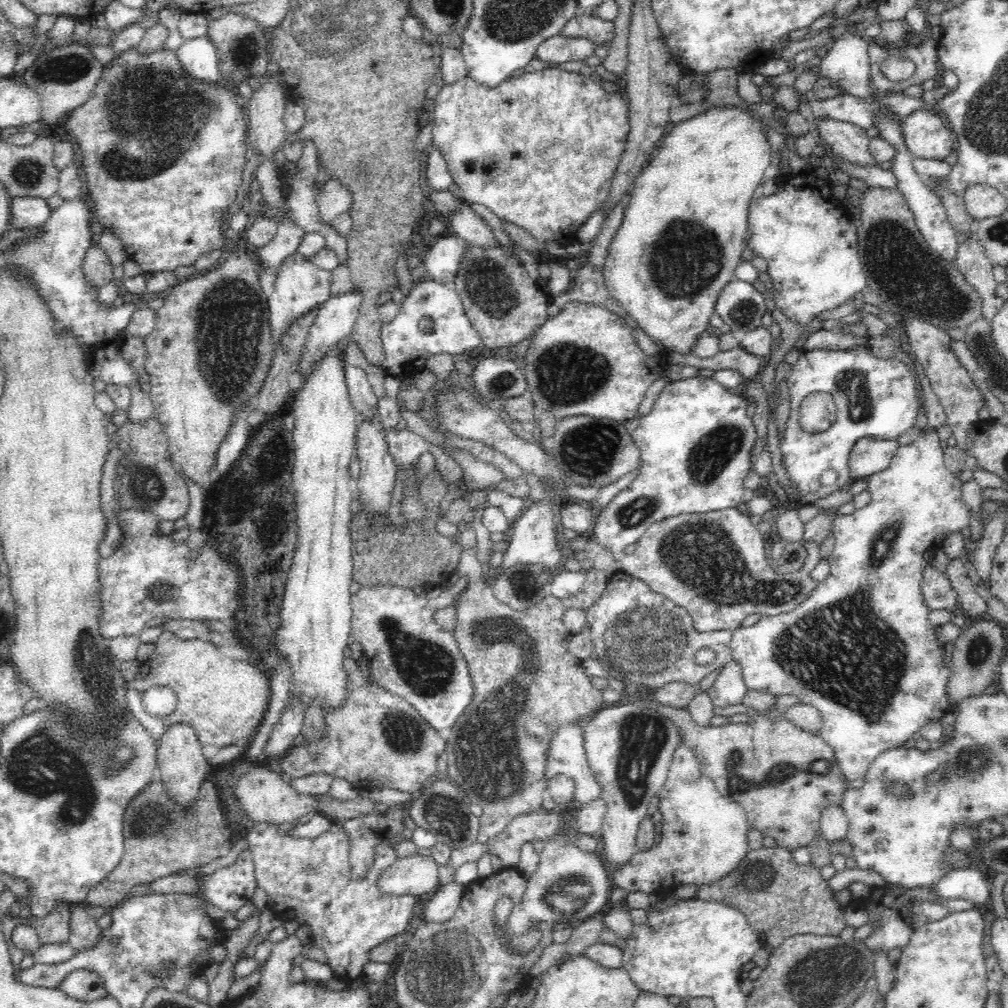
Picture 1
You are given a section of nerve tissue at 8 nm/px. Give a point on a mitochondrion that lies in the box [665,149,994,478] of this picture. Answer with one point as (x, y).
(911, 267)

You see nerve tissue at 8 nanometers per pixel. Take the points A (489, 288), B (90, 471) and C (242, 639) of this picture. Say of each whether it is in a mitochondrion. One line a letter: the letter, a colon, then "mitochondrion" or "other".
A: mitochondrion
B: other
C: other

